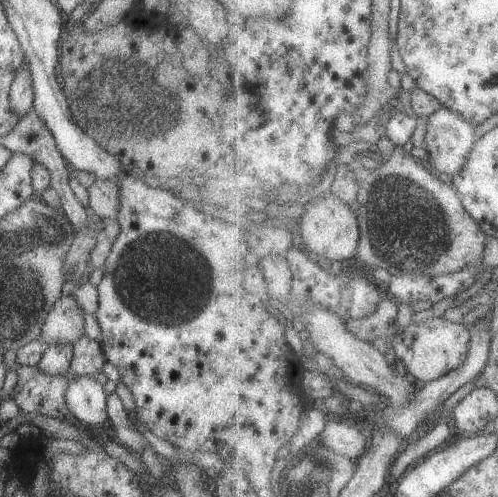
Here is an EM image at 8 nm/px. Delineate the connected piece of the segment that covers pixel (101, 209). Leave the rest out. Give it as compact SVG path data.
M97 179L88 189L90 210L99 219L116 218L119 210L120 190L111 181Z

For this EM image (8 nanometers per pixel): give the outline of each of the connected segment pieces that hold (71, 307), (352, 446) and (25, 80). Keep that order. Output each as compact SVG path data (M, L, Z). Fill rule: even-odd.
M73 296L58 297L46 318L39 341L48 346L52 343L72 346L85 334L85 316Z
M344 420L326 422L326 428L319 438L328 449L354 461L362 459L367 454L372 442L371 436L364 436L356 426L350 426Z
M26 62L17 68L9 91L9 110L16 117L24 117L33 110L32 72Z

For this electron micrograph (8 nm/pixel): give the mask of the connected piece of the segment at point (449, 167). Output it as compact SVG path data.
M442 108L436 112L428 122L428 132L426 138L427 149L430 153L430 162L433 167L447 175L456 176L462 172L469 161L469 155L482 137L476 130L477 125L465 118L461 113L450 108Z

